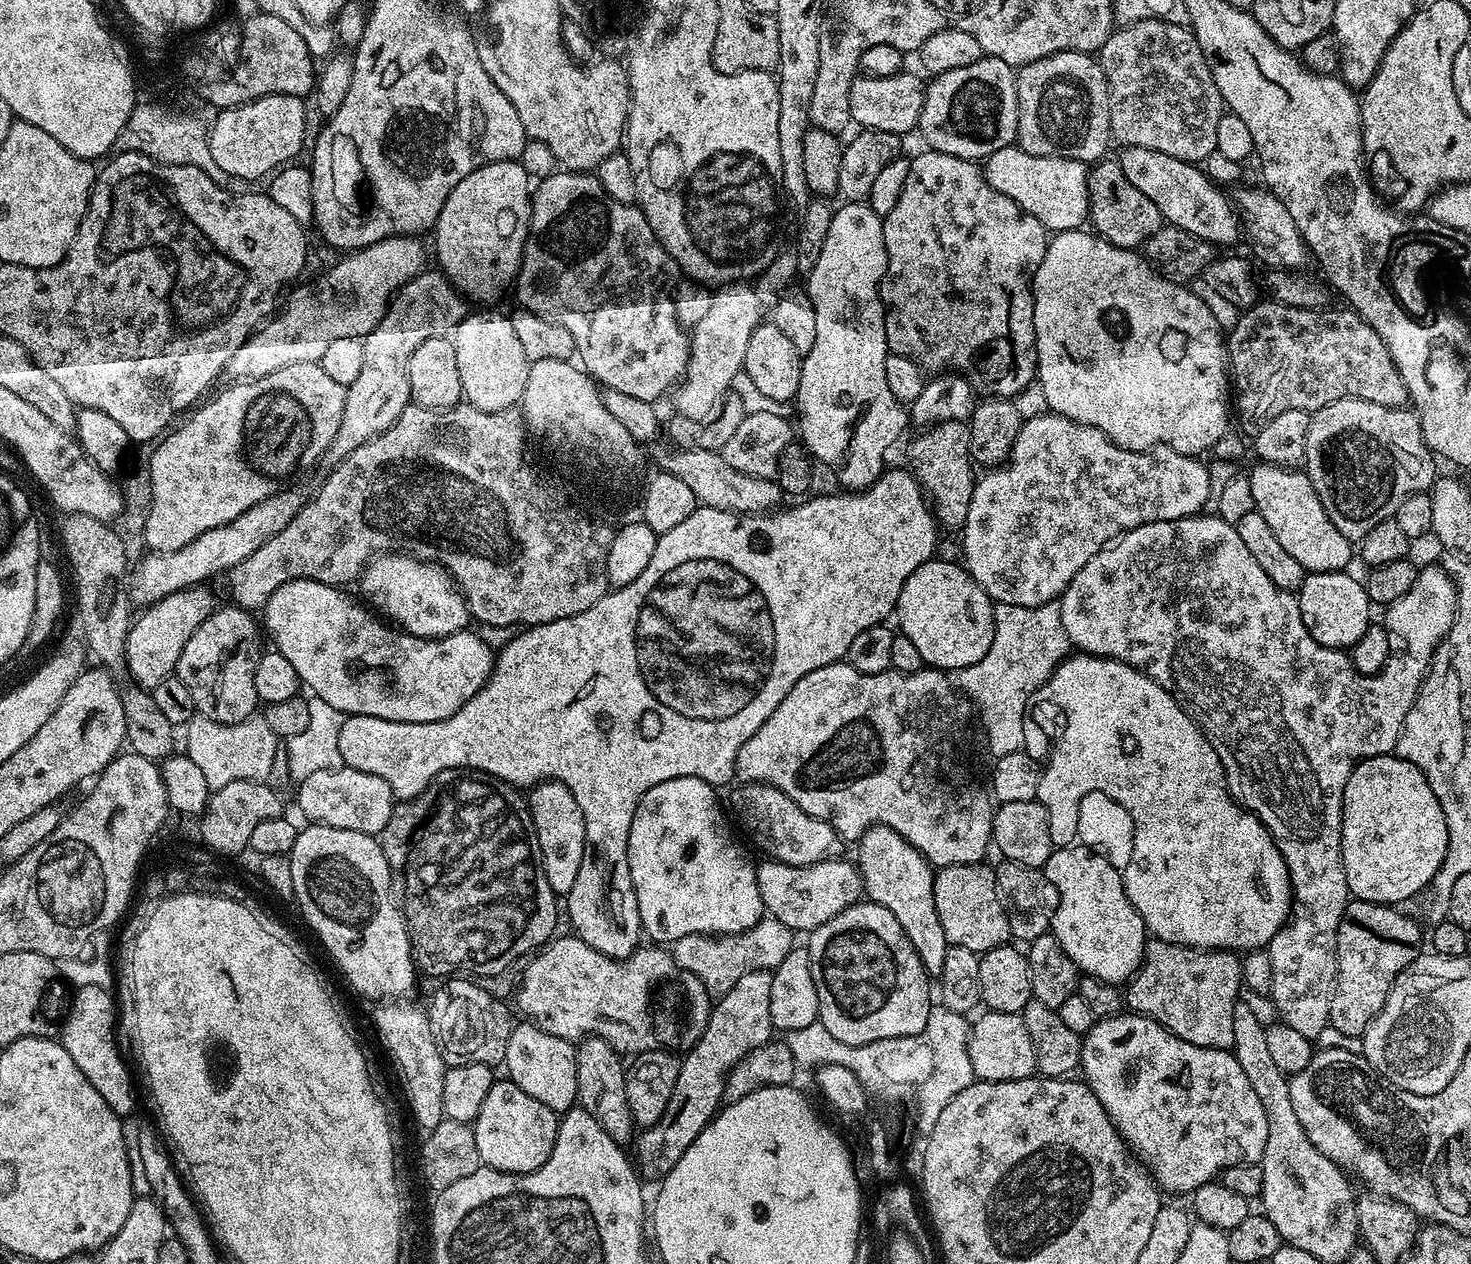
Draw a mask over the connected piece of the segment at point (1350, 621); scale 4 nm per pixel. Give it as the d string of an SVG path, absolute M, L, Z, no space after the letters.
M1347 571L1313 572L1305 575L1302 586L1298 589L1302 622L1312 637L1327 648L1351 649L1352 644L1362 638L1370 623L1367 587L1348 575Z

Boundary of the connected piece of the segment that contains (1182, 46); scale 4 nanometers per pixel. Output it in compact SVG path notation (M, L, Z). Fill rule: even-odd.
M1139 20L1117 27L1100 47L1098 59L1108 83L1112 140L1117 145L1158 150L1193 162L1203 162L1215 152L1214 134L1226 105L1194 34L1185 25Z

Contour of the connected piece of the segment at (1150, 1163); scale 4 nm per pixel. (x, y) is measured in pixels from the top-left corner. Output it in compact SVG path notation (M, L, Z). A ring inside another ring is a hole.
M1125 1010L1118 1016L1106 1016L1097 1019L1092 1028L1084 1033L1080 1042L1079 1071L1084 1072L1084 1076L1082 1075L1083 1083L1087 1084L1088 1089L1096 1095L1098 1102L1102 1102L1112 1124L1120 1131L1120 1137L1123 1138L1125 1145L1139 1157L1156 1187L1165 1193L1184 1192L1184 1194L1190 1194L1194 1190L1198 1190L1198 1186L1213 1183L1220 1173L1226 1171L1227 1168L1233 1168L1235 1164L1254 1164L1264 1157L1266 1134L1268 1133L1266 1110L1262 1110L1262 1102L1259 1100L1258 1094L1254 1094L1249 1080L1246 1079L1246 1073L1242 1071L1242 1066L1238 1066L1236 1057L1229 1050L1214 1050L1213 1048L1194 1046L1190 1042L1178 1038L1173 1032L1168 1032L1157 1020L1151 1020L1150 1017L1142 1016L1138 1012Z

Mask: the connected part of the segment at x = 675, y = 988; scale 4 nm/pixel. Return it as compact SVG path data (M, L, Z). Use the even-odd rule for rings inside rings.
M575 934L567 935L568 936L557 935L551 943L539 949L539 951L527 961L527 963L529 962L528 969L525 970L524 977L520 980L520 989L516 992L516 1004L520 1007L521 1014L524 1015L521 1017L527 1018L542 1031L554 1034L563 1040L576 1042L589 1034L597 1036L606 1042L610 1042L612 1049L621 1054L627 1054L627 1052L639 1054L642 1052L658 1052L661 1050L683 1054L700 1041L708 1025L714 1000L708 991L708 987L706 987L697 976L690 974L686 969L679 968L679 966L676 965L676 960L672 956L671 951L664 949L663 952L663 950L660 949L663 947L660 946L652 946L656 948L644 948L645 946L640 946L637 947L636 951L628 955L625 960L615 960L606 954L602 954L598 950L594 950L586 942L582 942L579 936Z

